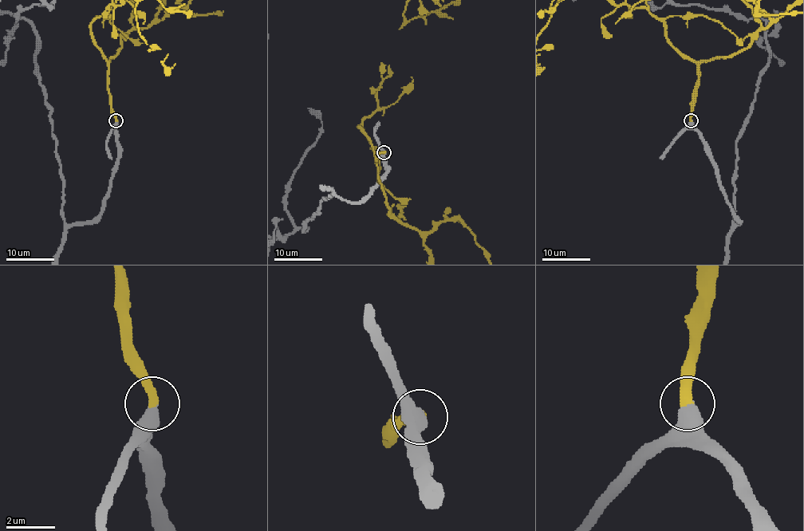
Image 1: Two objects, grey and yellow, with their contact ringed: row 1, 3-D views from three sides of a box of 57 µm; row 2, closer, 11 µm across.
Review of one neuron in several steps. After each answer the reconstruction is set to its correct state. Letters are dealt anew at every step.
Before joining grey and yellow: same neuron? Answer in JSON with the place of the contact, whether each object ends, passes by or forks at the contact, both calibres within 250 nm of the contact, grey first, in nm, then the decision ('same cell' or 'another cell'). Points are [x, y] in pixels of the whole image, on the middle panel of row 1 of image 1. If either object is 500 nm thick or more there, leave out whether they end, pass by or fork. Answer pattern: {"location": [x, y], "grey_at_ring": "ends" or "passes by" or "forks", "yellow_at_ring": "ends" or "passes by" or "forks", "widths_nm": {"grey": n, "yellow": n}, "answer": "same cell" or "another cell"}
{"location": [384, 152], "widths_nm": {"grey": 550, "yellow": 400}, "answer": "same cell"}

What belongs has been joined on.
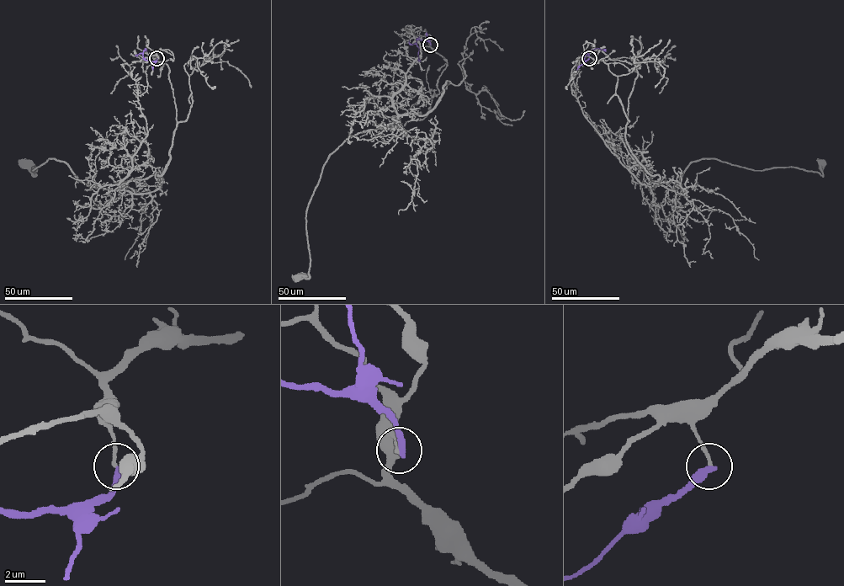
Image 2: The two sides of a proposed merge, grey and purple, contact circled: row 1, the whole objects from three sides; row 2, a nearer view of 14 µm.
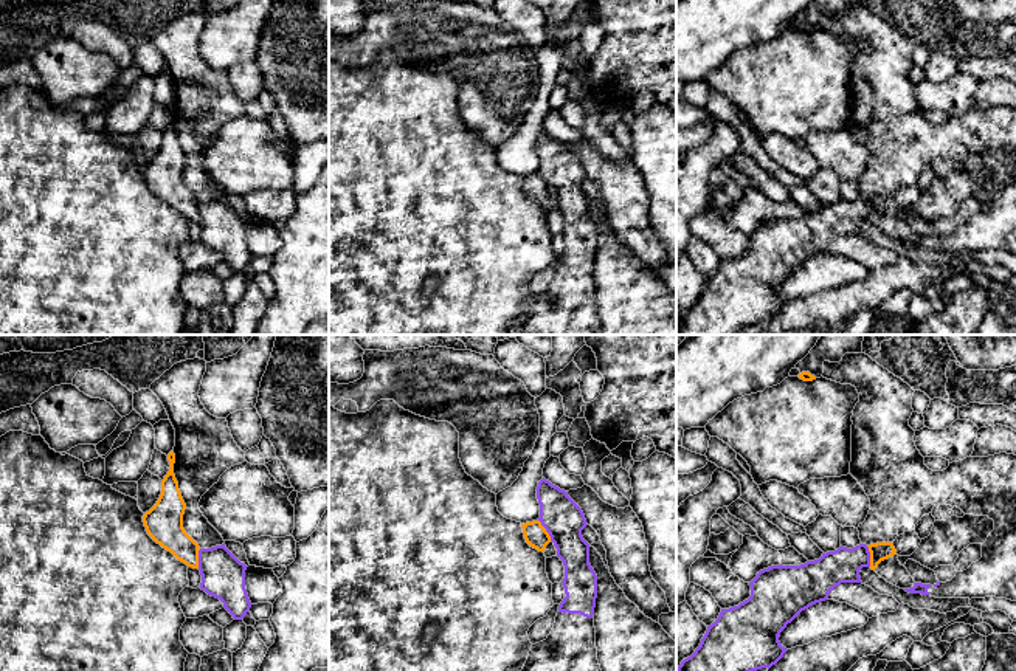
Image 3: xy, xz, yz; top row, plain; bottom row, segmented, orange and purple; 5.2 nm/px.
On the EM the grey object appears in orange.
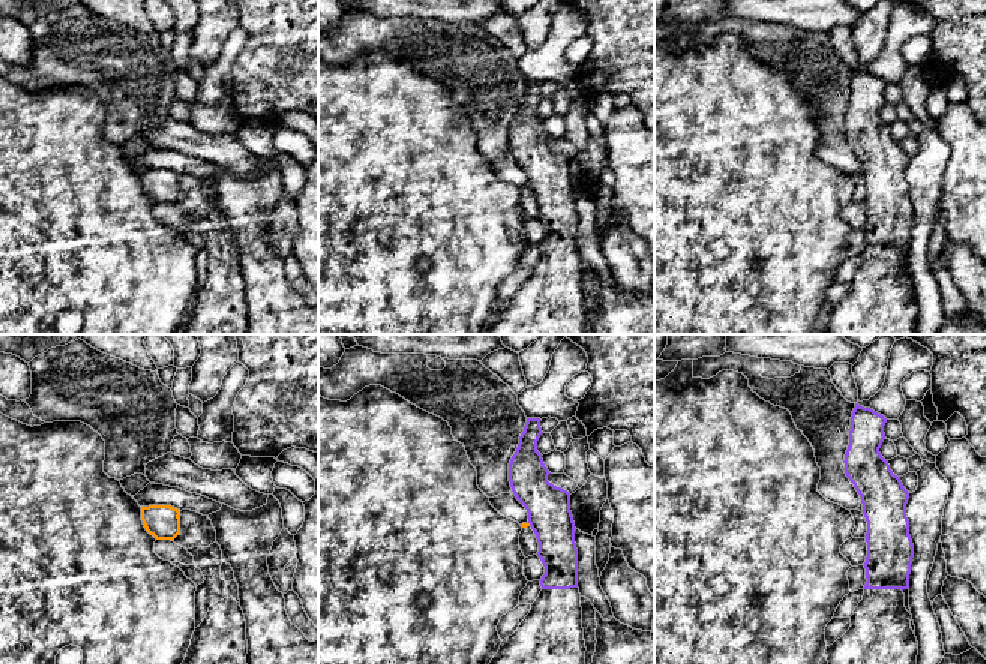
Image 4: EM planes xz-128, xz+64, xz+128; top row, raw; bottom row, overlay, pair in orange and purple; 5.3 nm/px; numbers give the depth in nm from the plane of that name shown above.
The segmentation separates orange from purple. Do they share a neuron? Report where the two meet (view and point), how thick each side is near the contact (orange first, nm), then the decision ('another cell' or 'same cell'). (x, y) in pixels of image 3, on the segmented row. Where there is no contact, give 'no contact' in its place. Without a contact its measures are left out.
contact yz (870, 557); calibres 100 and 180 nm; another cell

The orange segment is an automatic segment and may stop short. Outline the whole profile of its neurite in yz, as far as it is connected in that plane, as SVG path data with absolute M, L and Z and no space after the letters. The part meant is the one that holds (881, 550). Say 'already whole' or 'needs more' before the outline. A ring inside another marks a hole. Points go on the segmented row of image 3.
already whole; M876 542L867 547L870 552L870 569L872 570L875 570L881 561L897 555L897 550L892 542Z

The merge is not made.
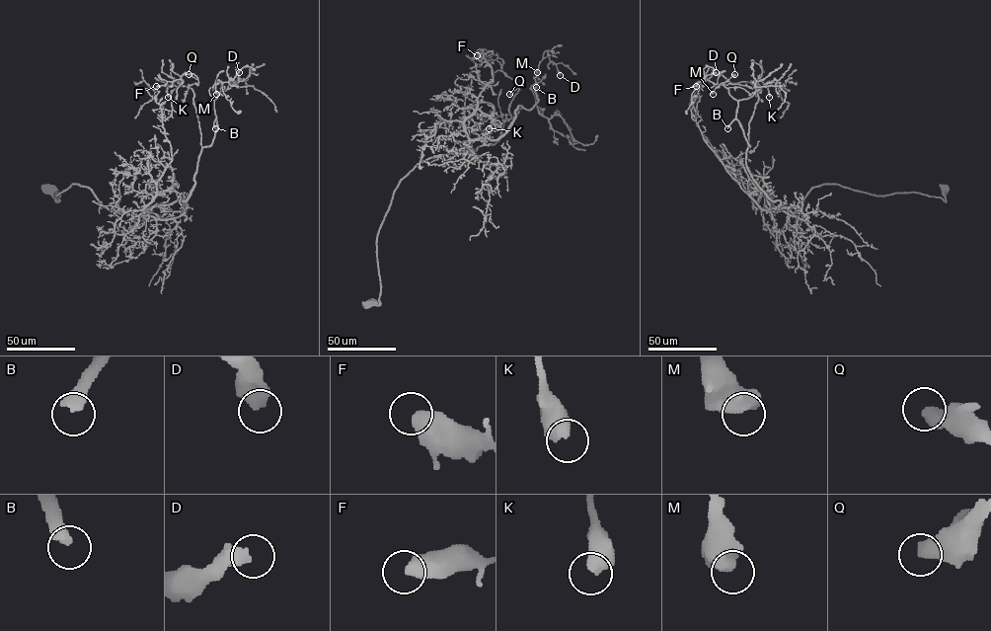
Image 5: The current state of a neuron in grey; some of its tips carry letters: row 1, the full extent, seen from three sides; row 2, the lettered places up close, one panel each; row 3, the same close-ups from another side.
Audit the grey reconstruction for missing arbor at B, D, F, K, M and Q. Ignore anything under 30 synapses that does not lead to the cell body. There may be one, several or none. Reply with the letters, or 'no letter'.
B

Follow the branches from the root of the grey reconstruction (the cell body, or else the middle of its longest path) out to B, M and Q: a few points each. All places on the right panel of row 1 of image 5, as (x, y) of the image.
B: (944, 189), (946, 201), (822, 184), (791, 215), (752, 179), (740, 123), (734, 119), (727, 128)
M: (944, 189), (946, 201), (822, 184), (791, 215), (748, 168), (738, 102), (723, 85), (712, 87), (713, 94)
Q: (944, 189), (946, 201), (822, 184), (791, 215), (746, 165), (758, 96), (756, 88), (731, 83), (734, 74)

